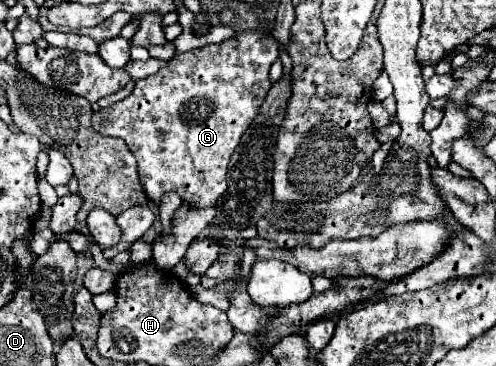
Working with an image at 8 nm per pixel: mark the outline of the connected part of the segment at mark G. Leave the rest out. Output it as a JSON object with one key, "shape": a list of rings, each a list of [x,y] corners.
{"shape":[[[241,31],[235,39],[227,39],[227,41],[221,41],[221,43],[215,43],[215,45],[205,45],[201,49],[191,49],[187,53],[181,53],[181,55],[175,55],[167,67],[163,67],[157,75],[151,75],[151,77],[145,77],[145,79],[139,79],[135,83],[135,89],[129,97],[125,97],[123,101],[117,101],[105,109],[99,109],[93,113],[93,129],[101,135],[107,135],[107,137],[119,137],[127,143],[129,151],[135,155],[137,159],[137,173],[139,173],[139,181],[147,193],[147,197],[155,203],[155,205],[161,205],[161,199],[165,193],[177,193],[181,197],[181,201],[189,207],[213,207],[217,203],[217,199],[227,191],[227,165],[229,165],[229,159],[241,139],[241,135],[245,133],[245,129],[249,127],[249,123],[255,119],[269,87],[271,87],[271,81],[269,81],[269,67],[277,61],[279,57],[279,45],[273,37],[267,37],[263,33],[257,33],[257,31]]]}

